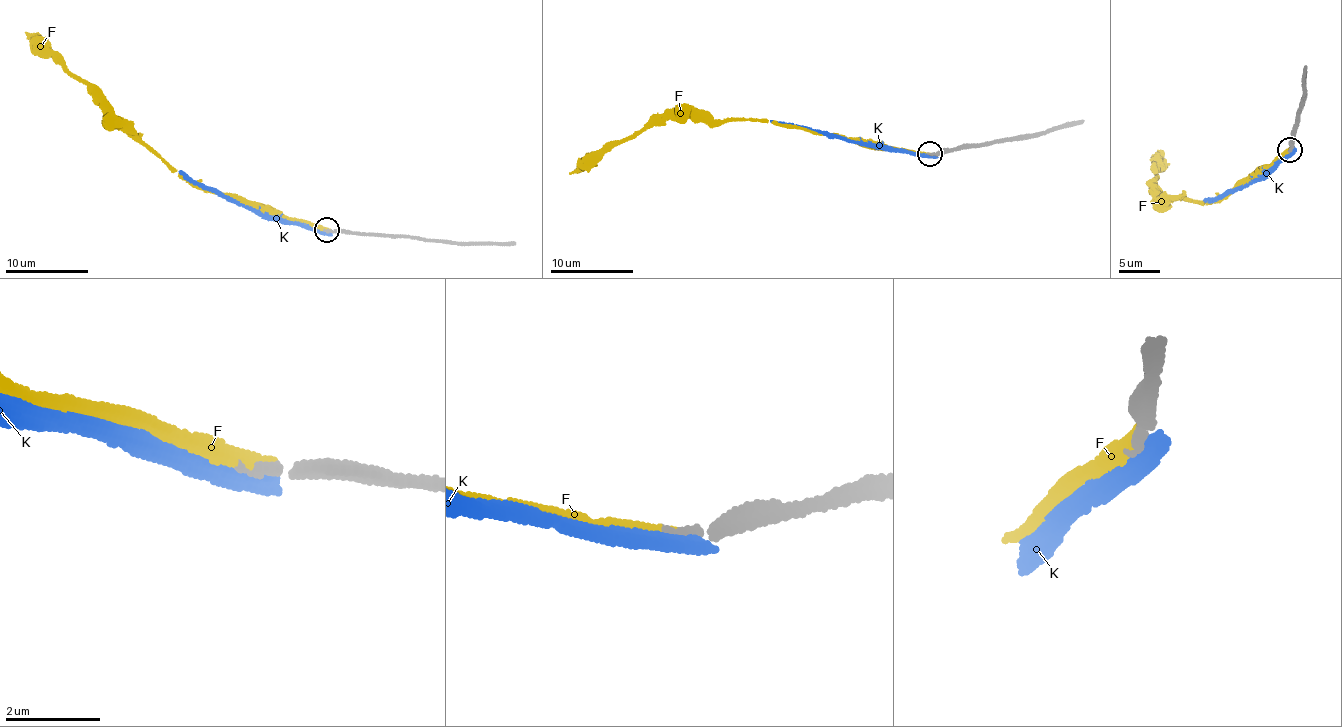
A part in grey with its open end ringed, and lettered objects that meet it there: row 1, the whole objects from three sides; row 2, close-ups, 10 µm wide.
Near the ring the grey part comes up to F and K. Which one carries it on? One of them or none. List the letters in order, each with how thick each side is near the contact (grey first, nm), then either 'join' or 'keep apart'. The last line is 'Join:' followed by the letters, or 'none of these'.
F: calibres 240 and 280 nm; join
K: calibres 200 and 440 nm; keep apart
Join: F

